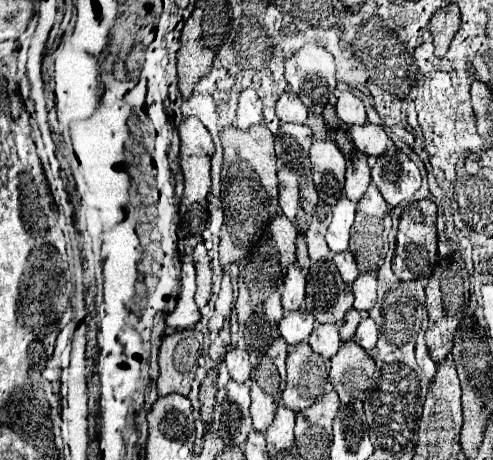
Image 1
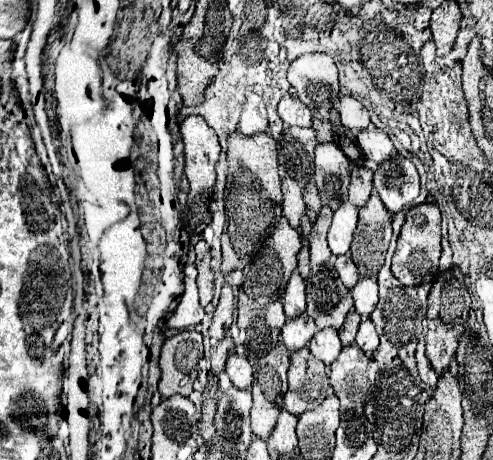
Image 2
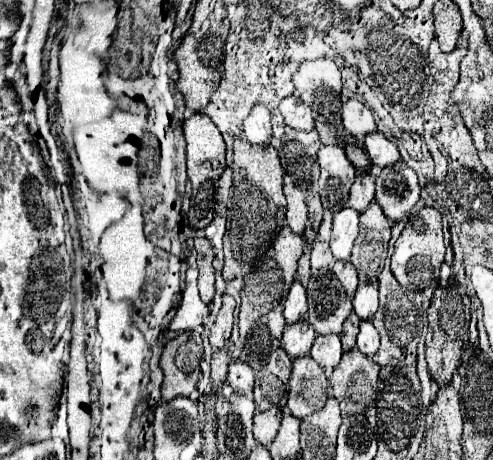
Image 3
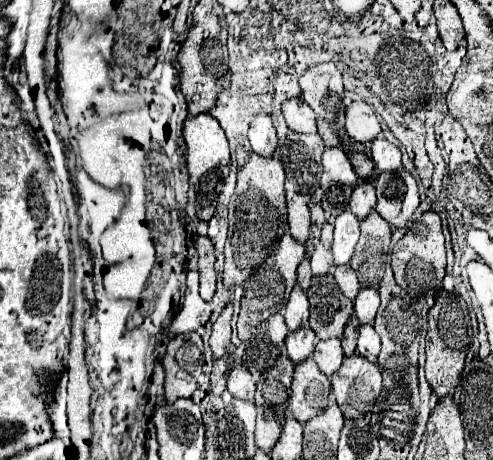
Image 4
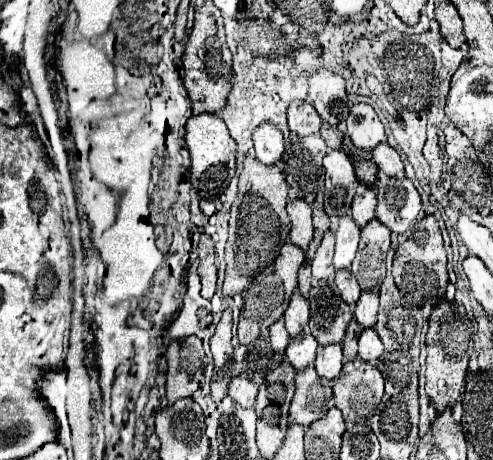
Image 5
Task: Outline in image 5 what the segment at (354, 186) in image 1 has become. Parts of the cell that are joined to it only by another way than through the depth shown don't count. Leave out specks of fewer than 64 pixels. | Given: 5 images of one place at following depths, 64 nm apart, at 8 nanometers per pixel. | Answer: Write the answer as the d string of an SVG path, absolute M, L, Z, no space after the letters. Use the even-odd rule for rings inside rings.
M364 188L352 204L352 218L360 228L364 228L364 224L368 224L374 218L374 210L376 210L376 188Z

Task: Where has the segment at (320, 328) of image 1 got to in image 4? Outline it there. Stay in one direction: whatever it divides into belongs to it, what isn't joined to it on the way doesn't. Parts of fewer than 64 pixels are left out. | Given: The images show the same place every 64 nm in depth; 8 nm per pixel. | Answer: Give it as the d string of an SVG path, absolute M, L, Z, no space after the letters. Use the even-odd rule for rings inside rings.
M322 340L316 344L316 352L314 352L314 360L320 368L322 374L326 376L332 376L340 366L342 366L342 360L344 360L344 352L342 352L342 346L340 346L340 340Z

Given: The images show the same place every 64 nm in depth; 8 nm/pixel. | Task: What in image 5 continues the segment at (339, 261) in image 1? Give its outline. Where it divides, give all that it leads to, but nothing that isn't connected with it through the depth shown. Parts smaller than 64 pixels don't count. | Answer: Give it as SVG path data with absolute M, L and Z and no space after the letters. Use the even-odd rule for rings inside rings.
M338 270L336 272L336 286L340 290L340 296L346 304L354 306L360 298L360 288L358 288L358 282L356 278L352 276L350 270Z

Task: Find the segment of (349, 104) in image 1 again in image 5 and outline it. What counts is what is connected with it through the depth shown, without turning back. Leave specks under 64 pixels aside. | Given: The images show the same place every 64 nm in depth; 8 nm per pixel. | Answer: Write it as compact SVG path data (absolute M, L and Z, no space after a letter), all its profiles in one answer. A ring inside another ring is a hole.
M354 104L348 116L348 136L356 148L372 150L382 140L386 140L384 124L376 116L374 108L368 104Z

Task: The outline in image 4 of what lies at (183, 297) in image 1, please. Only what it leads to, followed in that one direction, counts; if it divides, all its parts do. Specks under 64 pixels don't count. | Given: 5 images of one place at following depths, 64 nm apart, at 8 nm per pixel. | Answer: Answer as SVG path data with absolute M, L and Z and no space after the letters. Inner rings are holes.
M188 270L184 304L182 304L182 310L174 316L168 330L174 336L196 332L200 326L204 326L210 320L210 314L212 314L210 302L202 300L198 294L198 270Z

